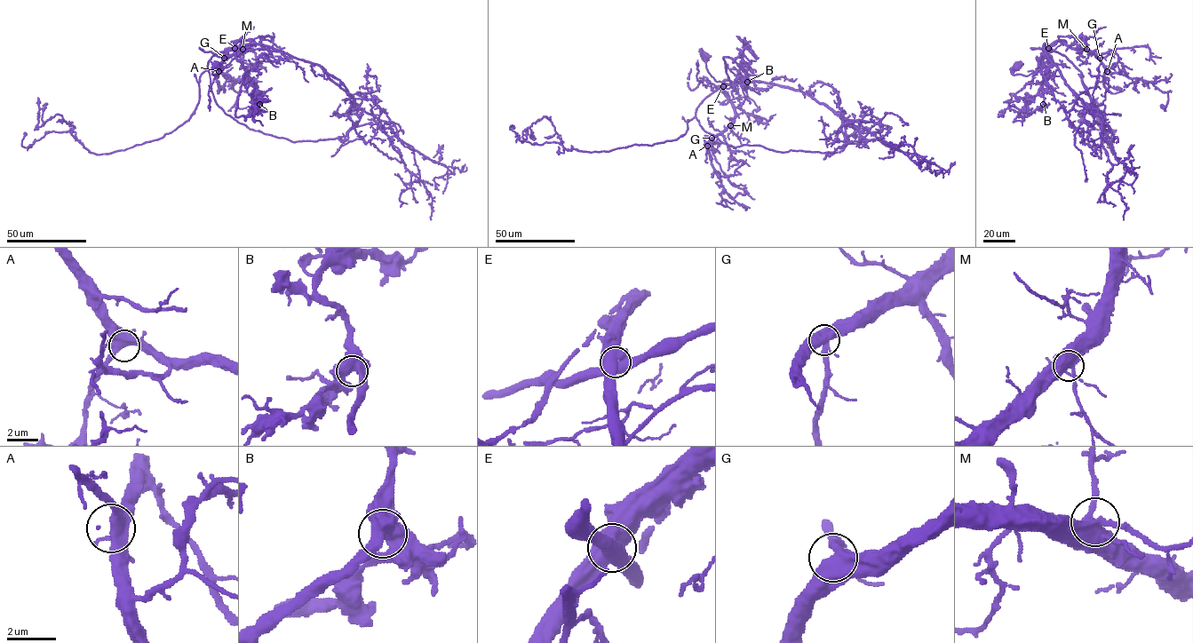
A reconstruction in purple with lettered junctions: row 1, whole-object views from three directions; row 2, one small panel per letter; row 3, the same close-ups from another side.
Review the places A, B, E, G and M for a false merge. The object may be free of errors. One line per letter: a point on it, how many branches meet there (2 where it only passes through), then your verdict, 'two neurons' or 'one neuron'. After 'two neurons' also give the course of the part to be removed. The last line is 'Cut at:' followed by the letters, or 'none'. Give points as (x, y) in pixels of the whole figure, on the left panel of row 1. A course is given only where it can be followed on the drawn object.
A: (218, 71) | 4 | one neuron
B: (259, 104) | 4 | one neuron
E: (234, 48) | 4 | two neurons | (235, 48), (241, 41), (246, 49), (226, 58), (219, 72), (236, 83), (233, 107), (246, 107)
G: (224, 58) | 4 | one neuron
M: (242, 49) | 4 | one neuron
Cut at: E

